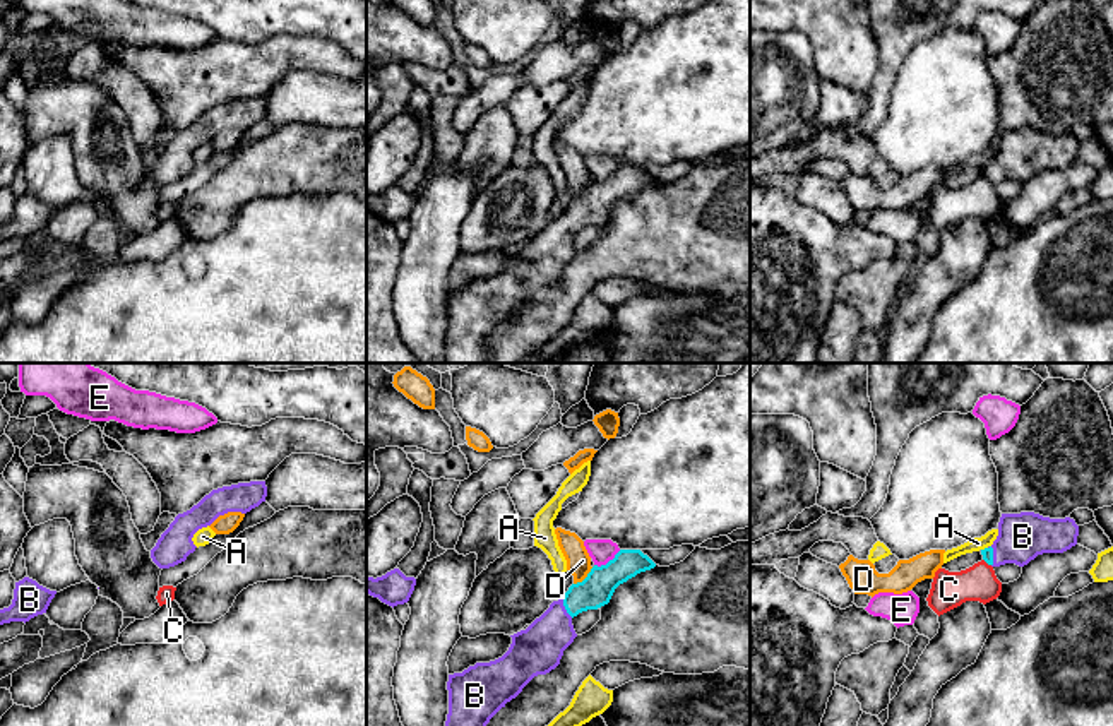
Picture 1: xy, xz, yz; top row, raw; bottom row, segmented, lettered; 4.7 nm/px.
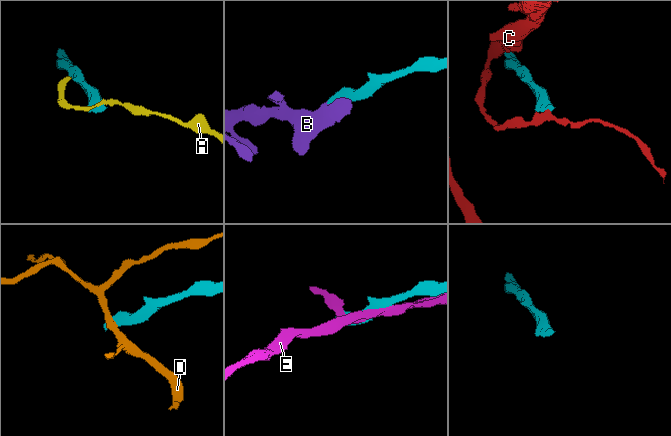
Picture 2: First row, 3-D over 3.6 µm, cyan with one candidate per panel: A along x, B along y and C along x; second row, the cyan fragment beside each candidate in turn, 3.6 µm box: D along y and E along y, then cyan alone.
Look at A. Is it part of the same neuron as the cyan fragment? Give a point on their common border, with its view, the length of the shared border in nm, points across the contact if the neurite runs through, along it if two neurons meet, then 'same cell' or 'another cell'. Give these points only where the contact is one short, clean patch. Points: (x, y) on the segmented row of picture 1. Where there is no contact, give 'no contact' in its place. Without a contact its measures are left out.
meets cyan in yz at (985, 548); contact 40 nm long; border along yz (987, 547), (982, 550); another cell

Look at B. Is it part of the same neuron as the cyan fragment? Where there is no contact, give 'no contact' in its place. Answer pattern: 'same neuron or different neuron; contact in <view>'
same neuron; contact in xz

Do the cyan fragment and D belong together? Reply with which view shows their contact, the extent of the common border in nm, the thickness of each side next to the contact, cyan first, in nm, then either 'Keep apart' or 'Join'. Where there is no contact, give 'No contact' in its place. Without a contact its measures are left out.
Touches cyan in xz. Shared border 130 nm. Thickness 160 nm (cyan) against 110 nm. Keep apart

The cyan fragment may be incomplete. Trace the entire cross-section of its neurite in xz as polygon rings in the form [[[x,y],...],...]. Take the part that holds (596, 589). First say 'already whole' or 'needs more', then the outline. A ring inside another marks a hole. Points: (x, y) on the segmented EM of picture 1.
needs more | [[[620,550],[606,565],[594,565],[582,582],[572,584],[565,596],[553,601],[526,630],[510,635],[512,644],[502,658],[490,663],[476,663],[462,673],[449,675],[449,714],[445,726],[486,726],[534,676],[546,675],[560,664],[563,651],[577,637],[572,625],[574,616],[608,604],[620,584],[654,567],[656,563],[640,550]]]

